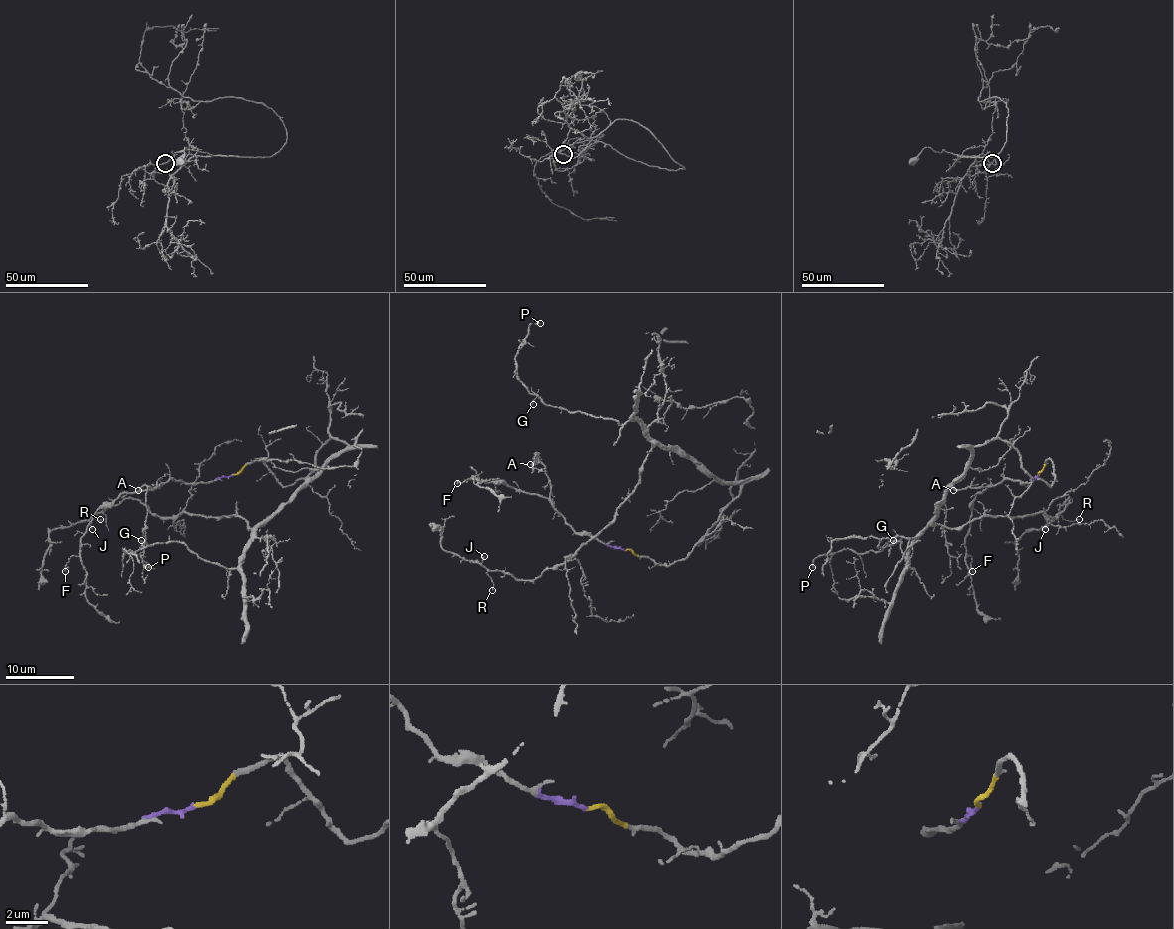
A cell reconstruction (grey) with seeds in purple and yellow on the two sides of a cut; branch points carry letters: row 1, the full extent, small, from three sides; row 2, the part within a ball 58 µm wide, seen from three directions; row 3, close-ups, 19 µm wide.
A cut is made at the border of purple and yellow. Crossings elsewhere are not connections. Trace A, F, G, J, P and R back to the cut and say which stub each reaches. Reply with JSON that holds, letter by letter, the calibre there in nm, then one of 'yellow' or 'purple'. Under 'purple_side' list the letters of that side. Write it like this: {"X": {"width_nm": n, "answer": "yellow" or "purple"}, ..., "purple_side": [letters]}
{"A": {"width_nm": 190, "answer": "purple"}, "F": {"width_nm": 180, "answer": "purple"}, "G": {"width_nm": 100, "answer": "yellow"}, "J": {"width_nm": 120, "answer": "yellow"}, "P": {"width_nm": 180, "answer": "yellow"}, "R": {"width_nm": 110, "answer": "yellow"}, "purple_side": ["A", "F"]}

